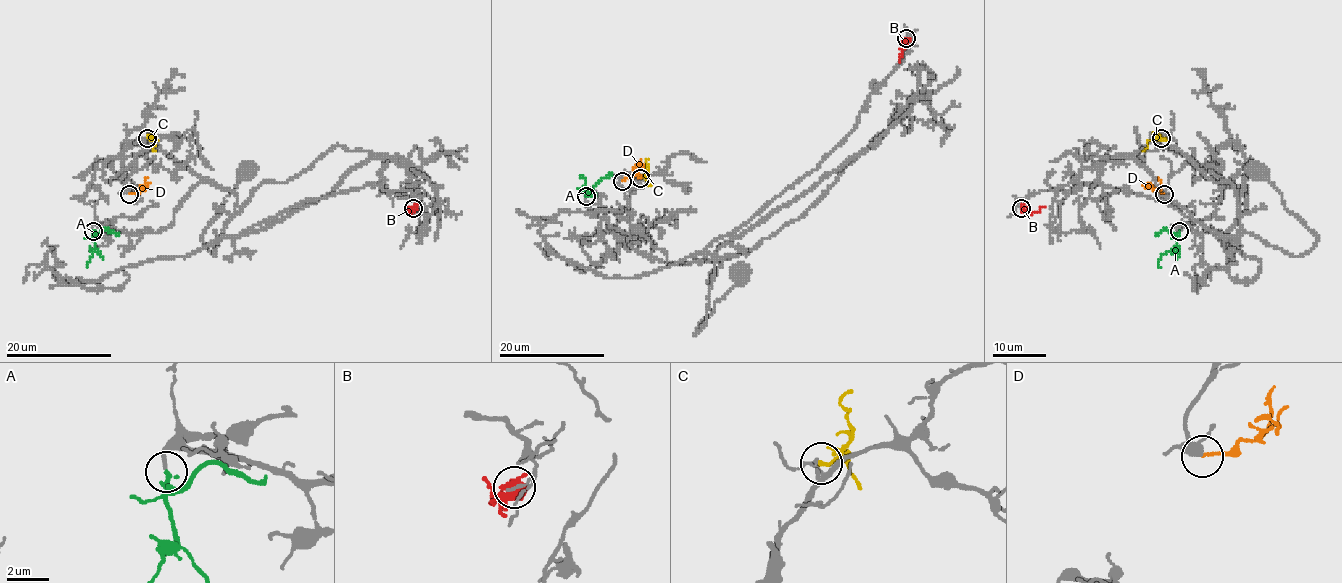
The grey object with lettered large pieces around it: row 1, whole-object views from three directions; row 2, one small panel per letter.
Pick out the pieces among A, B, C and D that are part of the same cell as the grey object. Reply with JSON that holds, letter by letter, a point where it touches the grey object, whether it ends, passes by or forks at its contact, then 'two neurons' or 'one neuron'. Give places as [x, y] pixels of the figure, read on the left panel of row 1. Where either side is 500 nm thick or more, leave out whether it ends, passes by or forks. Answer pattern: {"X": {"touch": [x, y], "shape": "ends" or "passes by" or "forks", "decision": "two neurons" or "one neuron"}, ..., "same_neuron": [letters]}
{"A": {"touch": [93, 231], "shape": "ends", "decision": "one neuron"}, "B": {"touch": [413, 208], "decision": "two neurons"}, "C": {"touch": [147, 138], "shape": "ends", "decision": "two neurons"}, "D": {"touch": [129, 194], "shape": "ends", "decision": "two neurons"}, "same_neuron": ["A"]}

